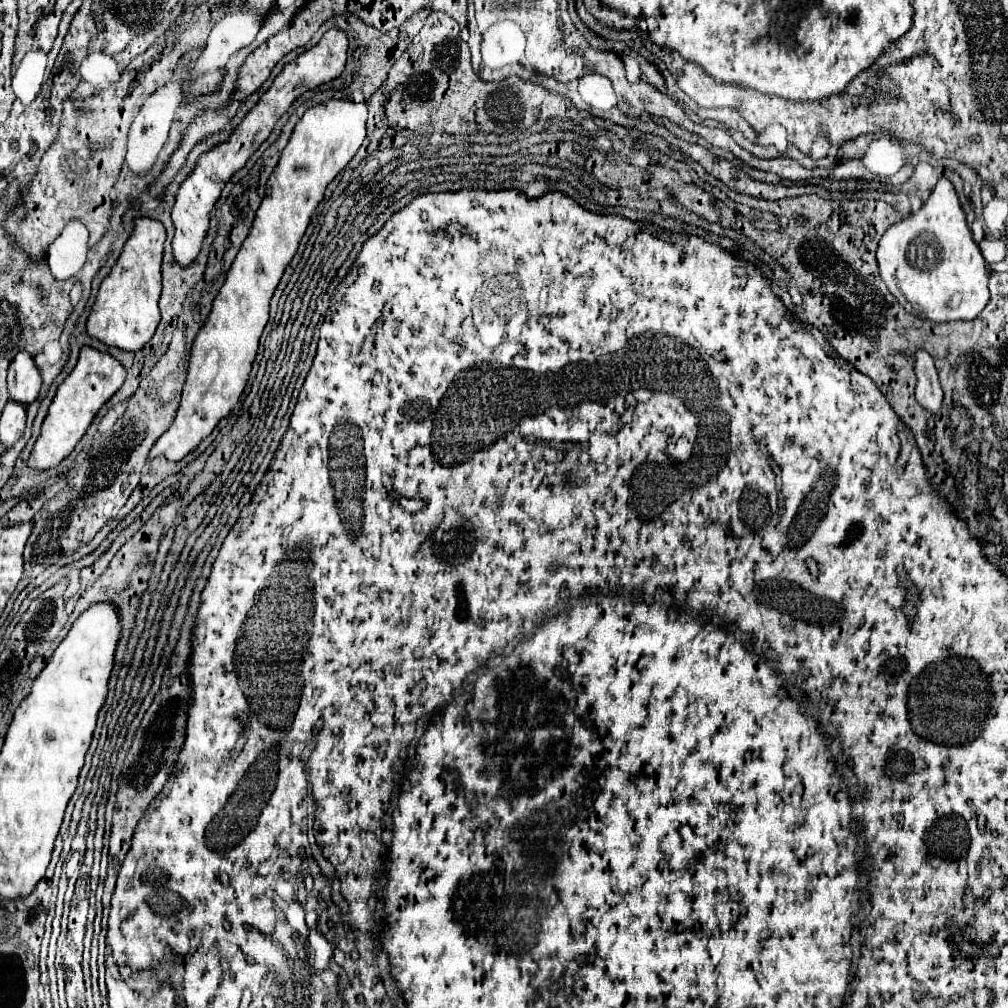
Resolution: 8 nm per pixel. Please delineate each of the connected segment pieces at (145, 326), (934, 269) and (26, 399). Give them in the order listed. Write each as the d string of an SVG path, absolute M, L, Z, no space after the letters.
M134 219L134 229L124 243L124 249L108 273L108 277L100 283L96 301L86 321L88 335L100 339L106 345L124 349L124 351L140 351L154 335L160 323L158 299L160 299L160 265L162 265L162 245L166 239L164 225L154 219Z
M948 179L938 181L920 211L910 213L884 233L878 243L876 259L882 281L902 309L934 325L972 321L988 305L988 269Z
M20 351L12 365L8 367L8 395L12 401L20 403L20 405L30 405L38 393L40 393L40 373L34 365L34 359L26 353Z

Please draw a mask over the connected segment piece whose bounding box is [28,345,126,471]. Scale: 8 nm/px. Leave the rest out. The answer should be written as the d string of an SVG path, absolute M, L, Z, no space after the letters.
M84 345L78 355L78 363L72 369L72 373L64 379L64 383L58 387L48 413L42 423L42 433L30 453L28 465L36 471L46 471L52 467L58 467L76 447L76 443L82 439L86 429L90 427L92 419L100 411L100 407L120 389L120 385L126 379L126 371L112 355L102 353L94 347Z

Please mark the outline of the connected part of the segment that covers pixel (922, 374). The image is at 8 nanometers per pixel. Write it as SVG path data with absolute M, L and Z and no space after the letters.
M926 351L916 353L916 377L918 377L918 385L916 385L918 405L932 415L940 415L944 393L938 383L934 359Z

